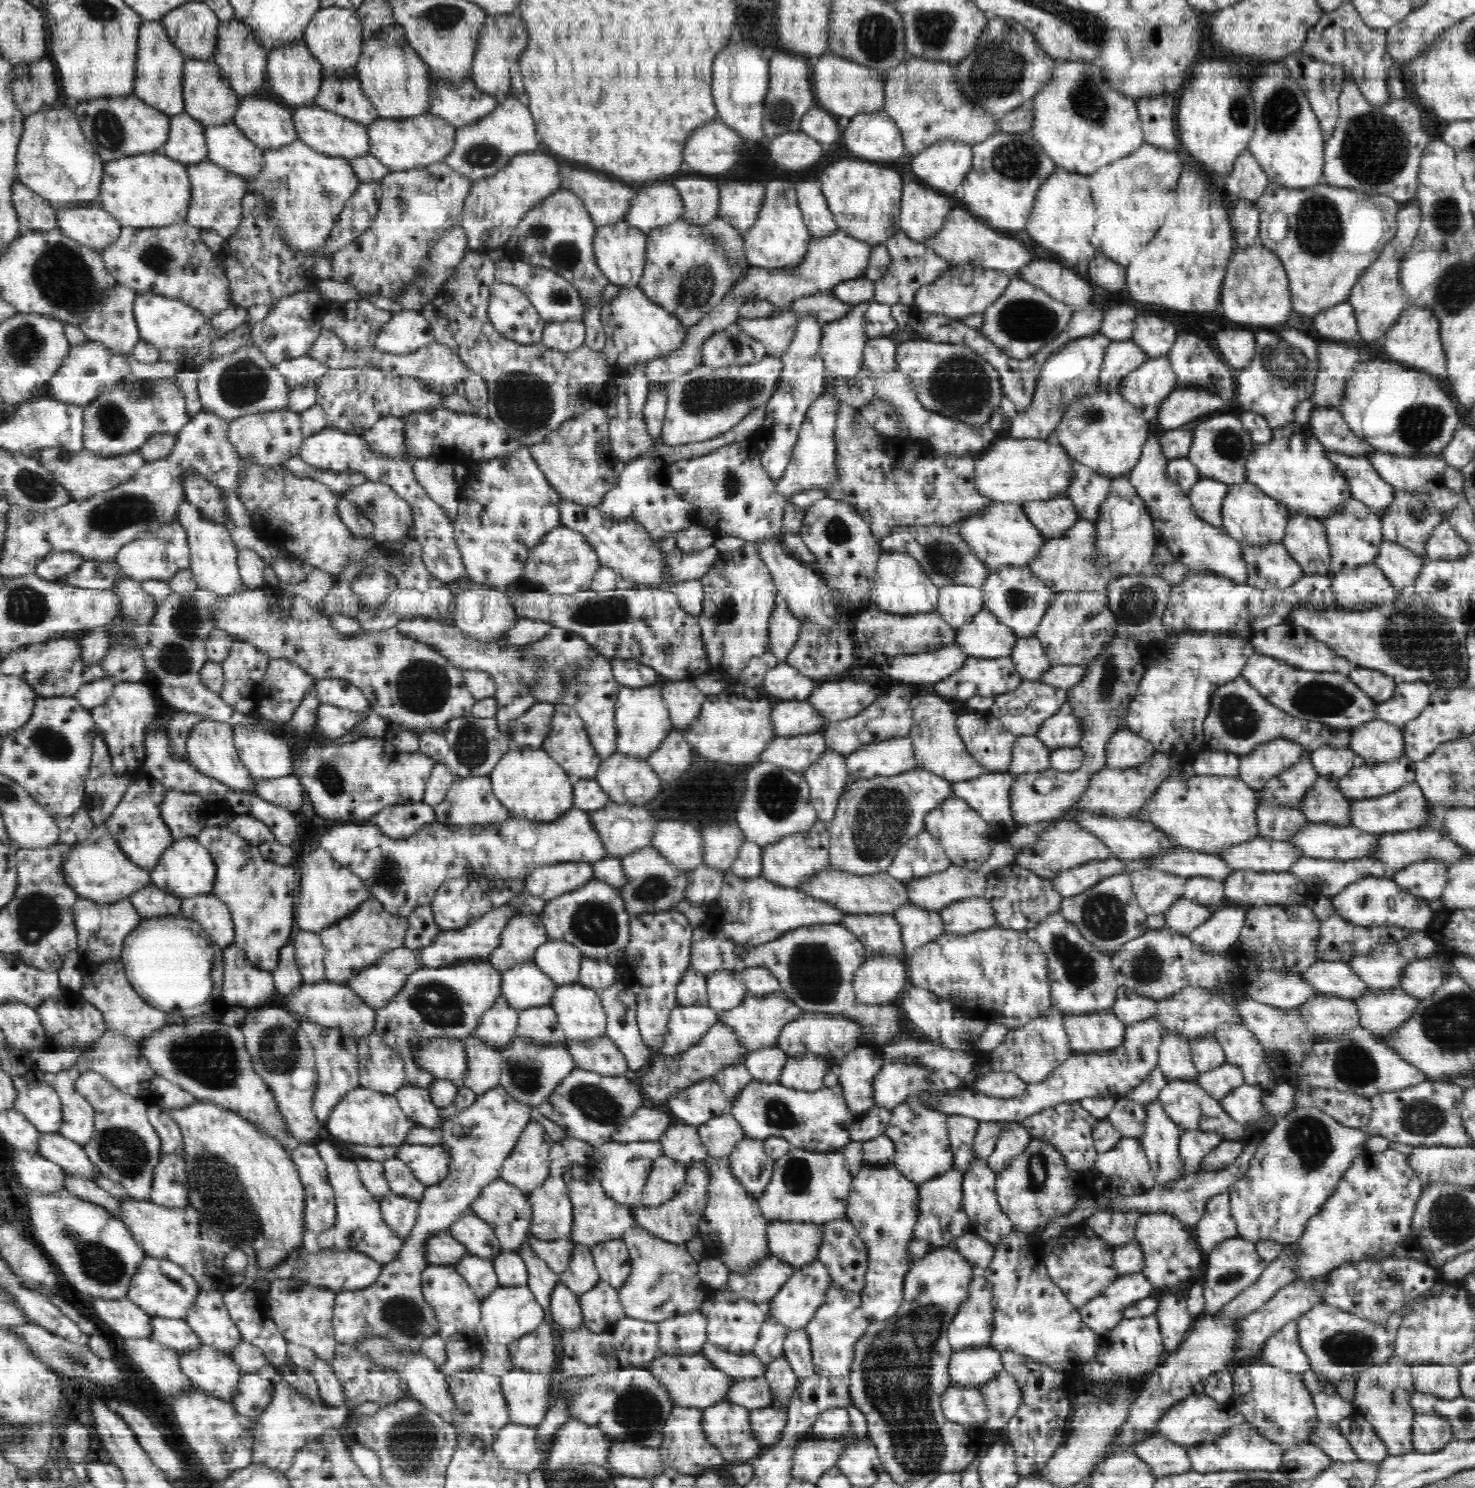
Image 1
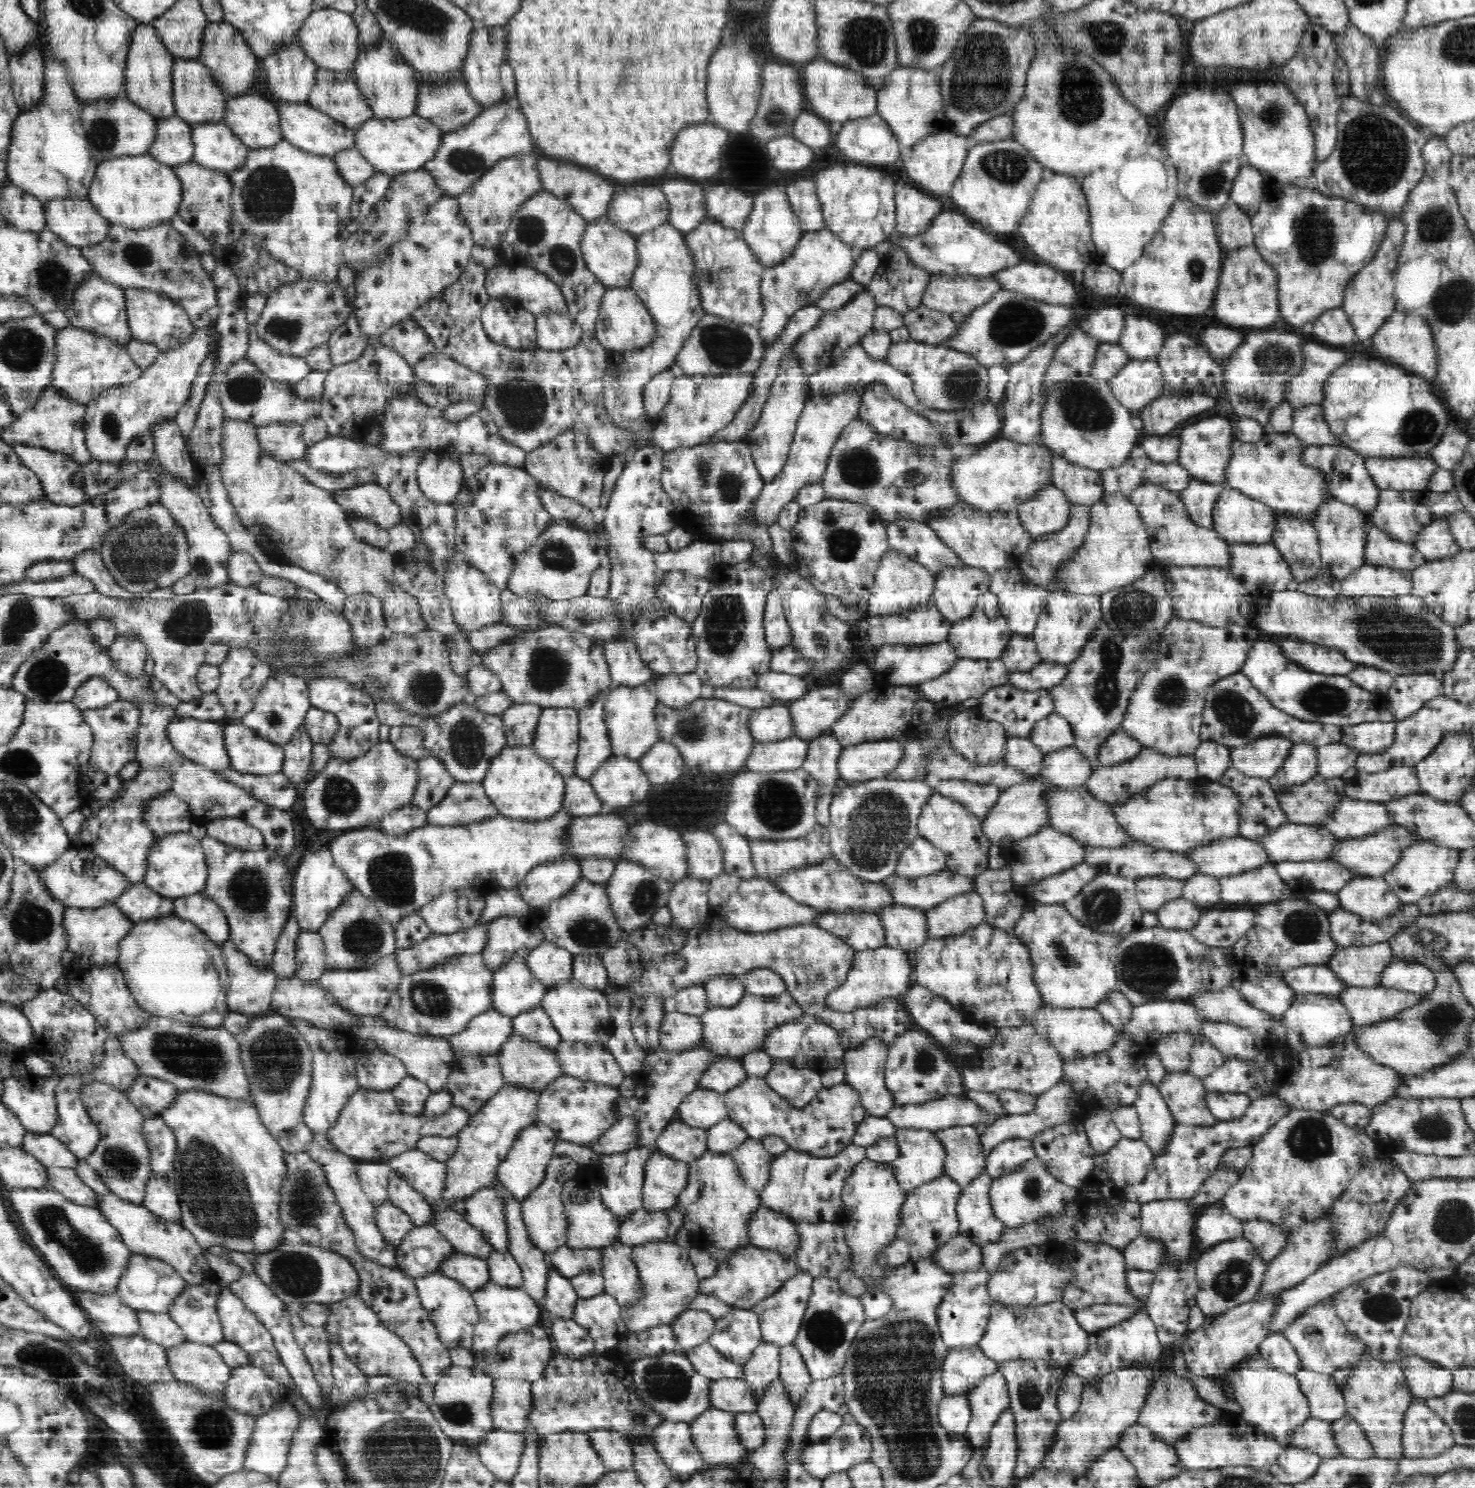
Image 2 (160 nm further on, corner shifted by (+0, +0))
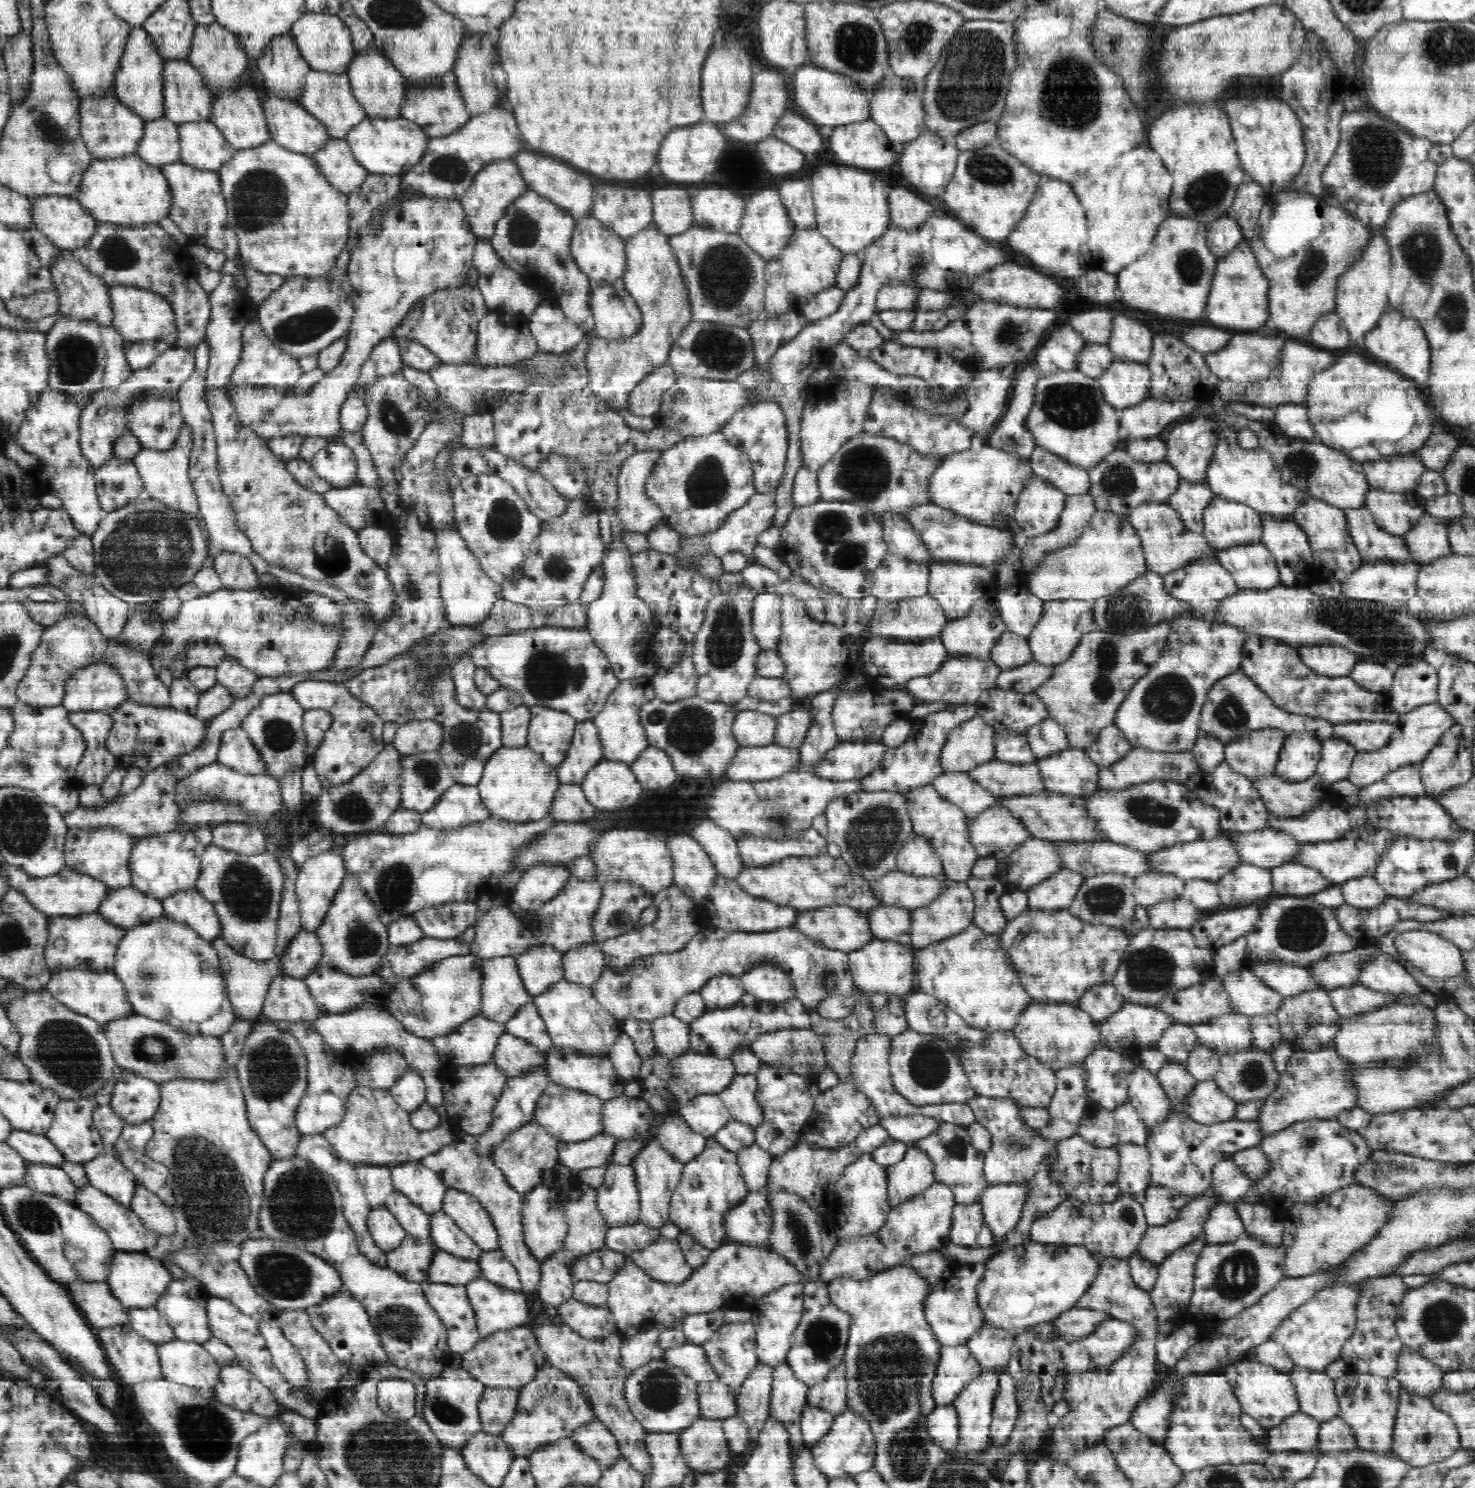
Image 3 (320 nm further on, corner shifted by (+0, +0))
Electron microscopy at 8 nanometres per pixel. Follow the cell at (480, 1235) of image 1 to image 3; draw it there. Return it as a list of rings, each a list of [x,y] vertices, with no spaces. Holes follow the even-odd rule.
[[[441,1210],[431,1214],[430,1228],[432,1242],[443,1252],[468,1261],[477,1261],[484,1252],[470,1236],[458,1228],[454,1219]]]

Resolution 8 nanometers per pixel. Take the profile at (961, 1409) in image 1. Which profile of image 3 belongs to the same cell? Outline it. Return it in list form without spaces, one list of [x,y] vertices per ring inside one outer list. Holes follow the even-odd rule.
[[[951,1404],[936,1405],[927,1416],[927,1431],[930,1438],[946,1450],[957,1449],[959,1422],[957,1410]]]

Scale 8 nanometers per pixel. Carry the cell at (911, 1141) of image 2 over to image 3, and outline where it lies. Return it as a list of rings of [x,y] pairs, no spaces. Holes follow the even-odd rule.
[[[914,1142],[906,1150],[904,1158],[888,1167],[887,1189],[891,1208],[908,1202],[935,1183],[934,1165],[929,1156],[917,1148]]]

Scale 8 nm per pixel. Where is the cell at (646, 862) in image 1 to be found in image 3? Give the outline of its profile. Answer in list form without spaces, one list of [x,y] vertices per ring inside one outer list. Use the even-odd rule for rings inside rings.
[[[628,880],[602,885],[602,900],[592,922],[594,940],[600,943],[636,929],[642,912],[654,904],[654,895]]]

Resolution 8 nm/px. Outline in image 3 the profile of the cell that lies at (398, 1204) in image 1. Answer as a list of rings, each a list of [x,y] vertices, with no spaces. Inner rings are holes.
[[[385,1207],[372,1209],[367,1216],[372,1241],[384,1252],[399,1248],[407,1234],[398,1219]]]

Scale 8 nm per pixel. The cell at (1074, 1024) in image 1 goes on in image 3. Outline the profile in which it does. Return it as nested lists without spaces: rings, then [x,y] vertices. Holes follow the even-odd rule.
[[[1030,1003],[1019,1016],[1013,1033],[1026,1054],[1042,1060],[1052,1070],[1081,1064],[1102,1044],[1097,1023],[1087,1012],[1069,1003]]]

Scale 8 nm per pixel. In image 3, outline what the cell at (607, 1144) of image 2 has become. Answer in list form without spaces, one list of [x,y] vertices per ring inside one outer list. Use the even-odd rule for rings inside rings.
[[[611,1134],[596,1135],[579,1143],[559,1141],[558,1163],[563,1164],[574,1176],[578,1176],[586,1168],[606,1165],[617,1142]]]

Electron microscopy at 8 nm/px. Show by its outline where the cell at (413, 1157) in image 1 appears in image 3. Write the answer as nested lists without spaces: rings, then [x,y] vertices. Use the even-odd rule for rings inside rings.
[[[418,1160],[397,1163],[390,1169],[396,1192],[407,1196],[424,1212],[432,1214],[441,1210],[442,1199],[448,1188],[437,1172],[426,1168]]]

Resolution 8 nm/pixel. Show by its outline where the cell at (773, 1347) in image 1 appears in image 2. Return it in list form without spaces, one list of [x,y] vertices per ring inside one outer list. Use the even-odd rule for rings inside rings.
[[[761,1341],[752,1353],[750,1360],[743,1366],[744,1376],[741,1380],[748,1383],[757,1402],[764,1397],[764,1392],[779,1378],[781,1363],[780,1348]]]

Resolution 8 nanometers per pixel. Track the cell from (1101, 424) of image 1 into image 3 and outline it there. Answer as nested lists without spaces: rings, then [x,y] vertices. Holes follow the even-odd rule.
[[[1077,368],[1041,375],[1037,380],[1034,404],[1029,412],[1026,427],[1037,446],[1060,455],[1070,464],[1087,468],[1096,466],[1118,446],[1118,430],[1122,410],[1108,404],[1097,380],[1086,376]]]

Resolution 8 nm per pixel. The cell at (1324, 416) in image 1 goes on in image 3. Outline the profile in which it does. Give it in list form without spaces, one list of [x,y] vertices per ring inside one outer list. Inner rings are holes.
[[[1281,404],[1273,409],[1273,423],[1283,434],[1298,440],[1315,440],[1316,430],[1309,421],[1304,404]]]

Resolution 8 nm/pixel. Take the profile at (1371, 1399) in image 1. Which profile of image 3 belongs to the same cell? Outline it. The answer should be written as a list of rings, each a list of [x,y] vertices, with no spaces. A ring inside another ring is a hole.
[[[1348,1372],[1335,1380],[1335,1392],[1340,1405],[1338,1416],[1353,1428],[1358,1449],[1392,1454],[1393,1430],[1402,1389],[1401,1382],[1395,1377],[1374,1377]]]

